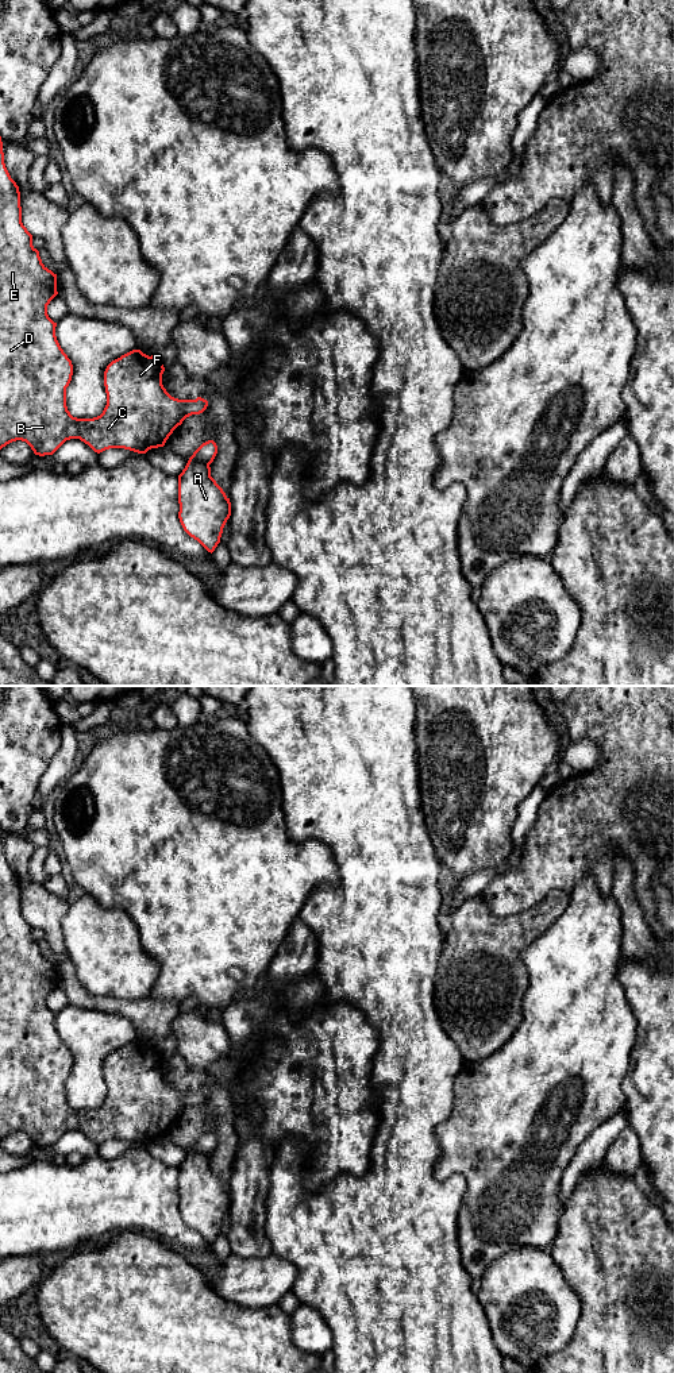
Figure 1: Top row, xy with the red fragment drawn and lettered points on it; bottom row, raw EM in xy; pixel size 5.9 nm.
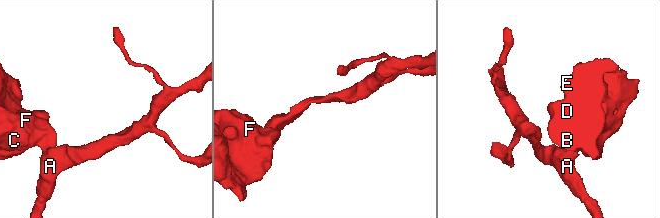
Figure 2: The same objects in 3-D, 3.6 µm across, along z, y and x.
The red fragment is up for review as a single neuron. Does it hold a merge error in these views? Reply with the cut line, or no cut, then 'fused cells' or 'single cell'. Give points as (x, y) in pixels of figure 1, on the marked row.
xy (188, 461), (201, 461), (208, 465) | fused cells

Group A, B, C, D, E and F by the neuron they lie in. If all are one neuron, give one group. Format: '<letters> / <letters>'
A / B C D E F

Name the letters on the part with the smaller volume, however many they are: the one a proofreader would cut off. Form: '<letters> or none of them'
A

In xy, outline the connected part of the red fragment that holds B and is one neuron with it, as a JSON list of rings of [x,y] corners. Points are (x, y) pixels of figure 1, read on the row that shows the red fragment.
[[[0,136],[0,450],[22,440],[35,455],[45,456],[53,455],[66,440],[80,439],[97,454],[109,448],[146,454],[151,448],[163,447],[186,417],[207,409],[208,401],[201,397],[172,397],[162,385],[165,367],[158,358],[132,350],[112,360],[104,371],[107,405],[103,413],[93,419],[73,417],[66,406],[66,387],[72,381],[73,365],[57,340],[57,323],[47,315],[47,305],[57,294],[57,274],[42,263],[39,251],[32,246],[32,235],[22,223],[20,192],[5,167]]]

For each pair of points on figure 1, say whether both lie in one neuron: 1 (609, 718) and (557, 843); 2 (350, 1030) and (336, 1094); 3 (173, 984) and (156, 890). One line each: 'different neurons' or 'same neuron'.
1: same neuron
2: same neuron
3: same neuron

